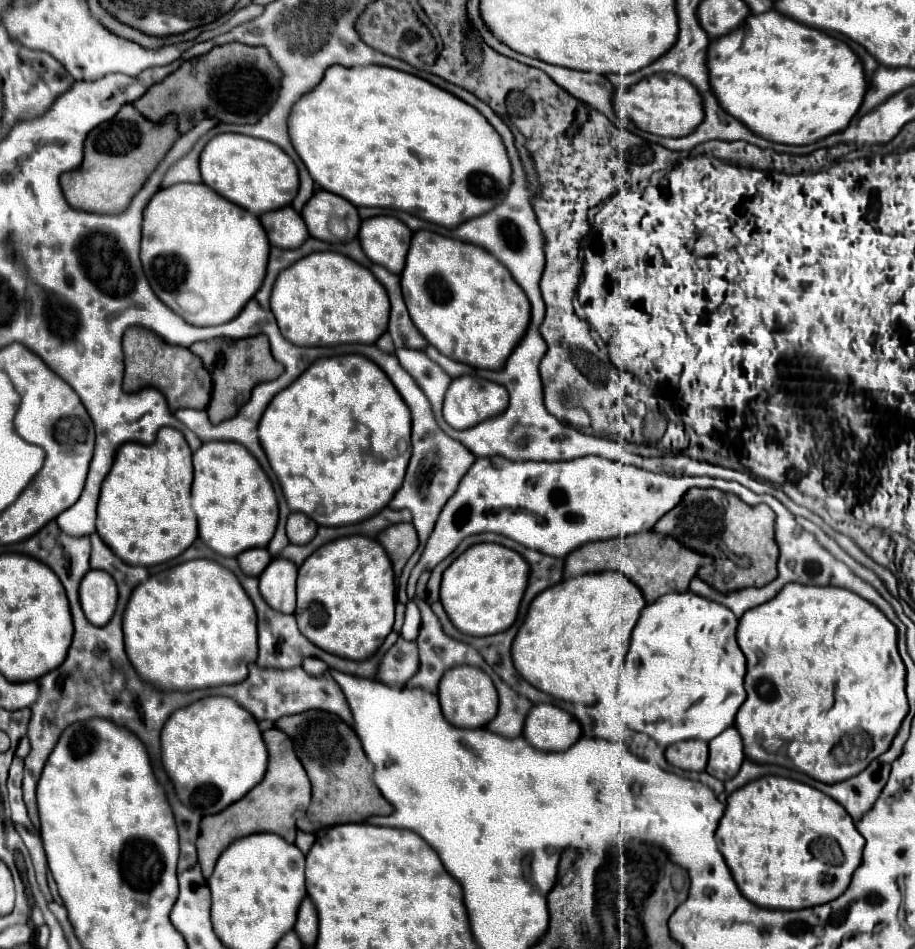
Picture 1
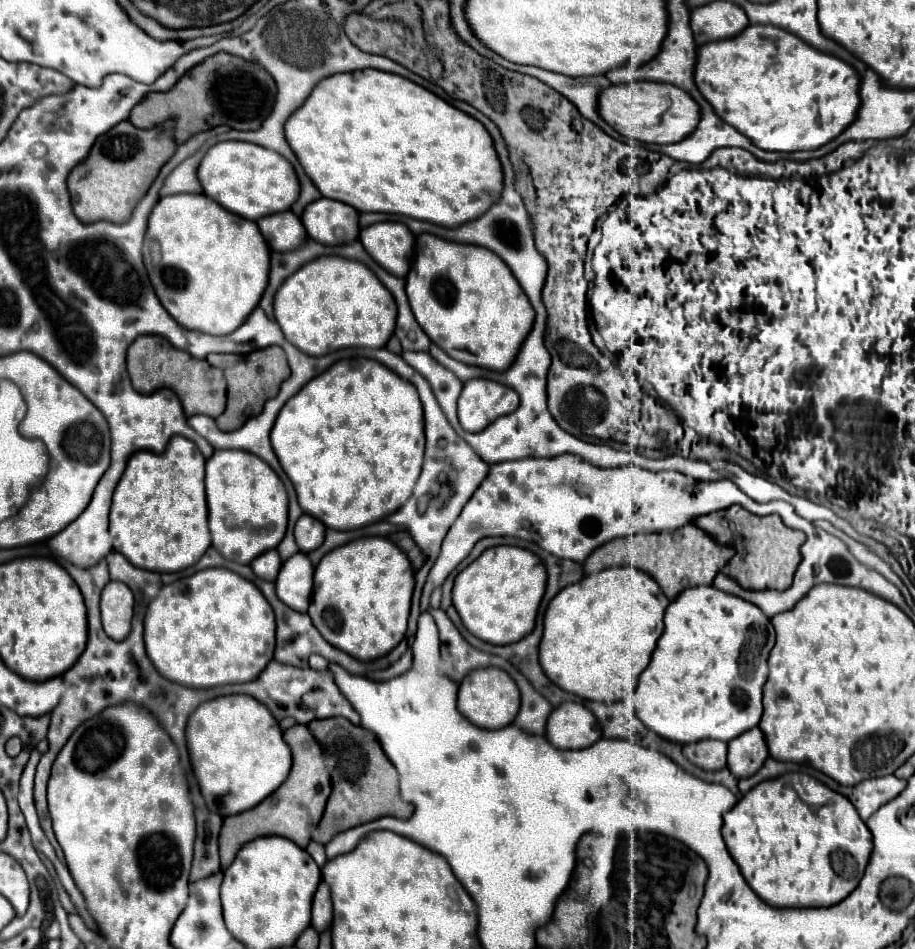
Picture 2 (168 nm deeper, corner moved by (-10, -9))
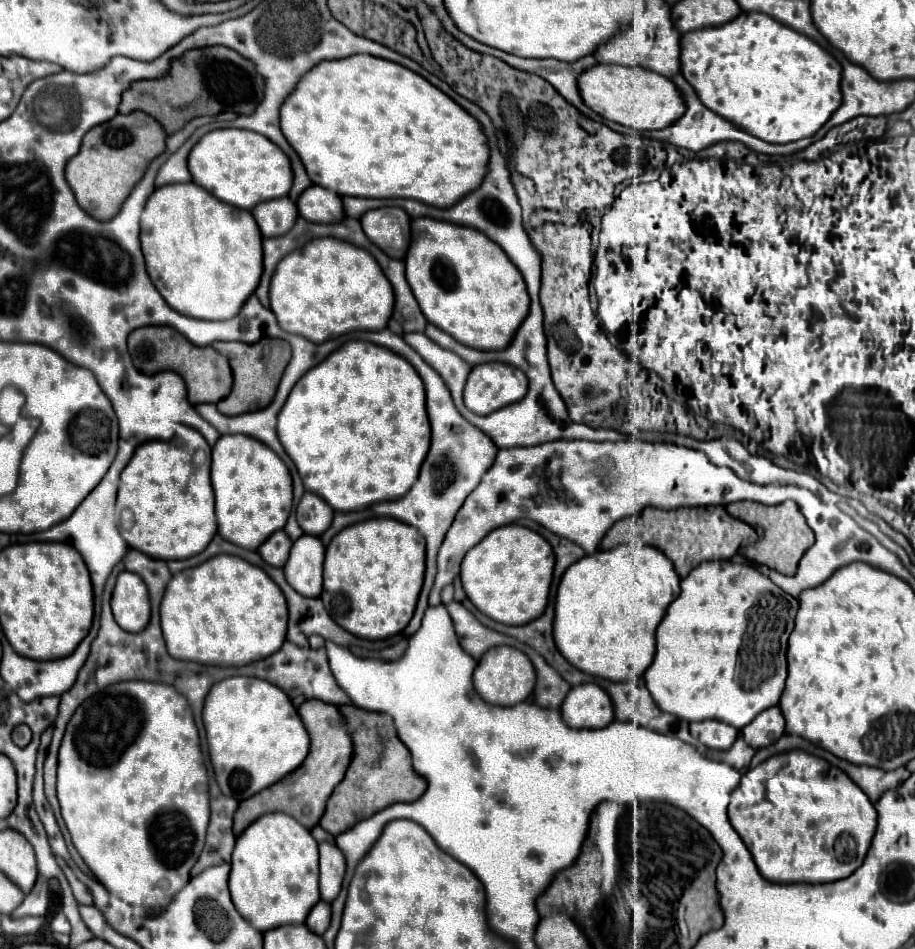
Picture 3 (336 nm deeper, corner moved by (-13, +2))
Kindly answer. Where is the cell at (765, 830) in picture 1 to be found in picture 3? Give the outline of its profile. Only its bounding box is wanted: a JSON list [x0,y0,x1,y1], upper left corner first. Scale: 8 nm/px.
[728,749,876,883]

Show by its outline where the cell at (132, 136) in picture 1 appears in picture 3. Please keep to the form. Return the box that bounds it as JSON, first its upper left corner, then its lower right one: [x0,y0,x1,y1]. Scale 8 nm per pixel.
[66,111,166,221]

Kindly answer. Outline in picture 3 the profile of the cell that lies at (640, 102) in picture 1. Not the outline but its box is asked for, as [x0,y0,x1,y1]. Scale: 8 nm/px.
[578,63,684,131]

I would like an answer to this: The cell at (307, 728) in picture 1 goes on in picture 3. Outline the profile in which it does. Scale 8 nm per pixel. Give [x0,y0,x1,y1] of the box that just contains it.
[320,705,426,837]

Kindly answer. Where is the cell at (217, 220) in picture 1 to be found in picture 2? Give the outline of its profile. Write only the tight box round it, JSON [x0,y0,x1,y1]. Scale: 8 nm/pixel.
[143,194,269,336]

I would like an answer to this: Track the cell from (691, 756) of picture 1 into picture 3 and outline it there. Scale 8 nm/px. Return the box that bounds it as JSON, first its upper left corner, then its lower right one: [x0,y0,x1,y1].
[690,721,738,749]

